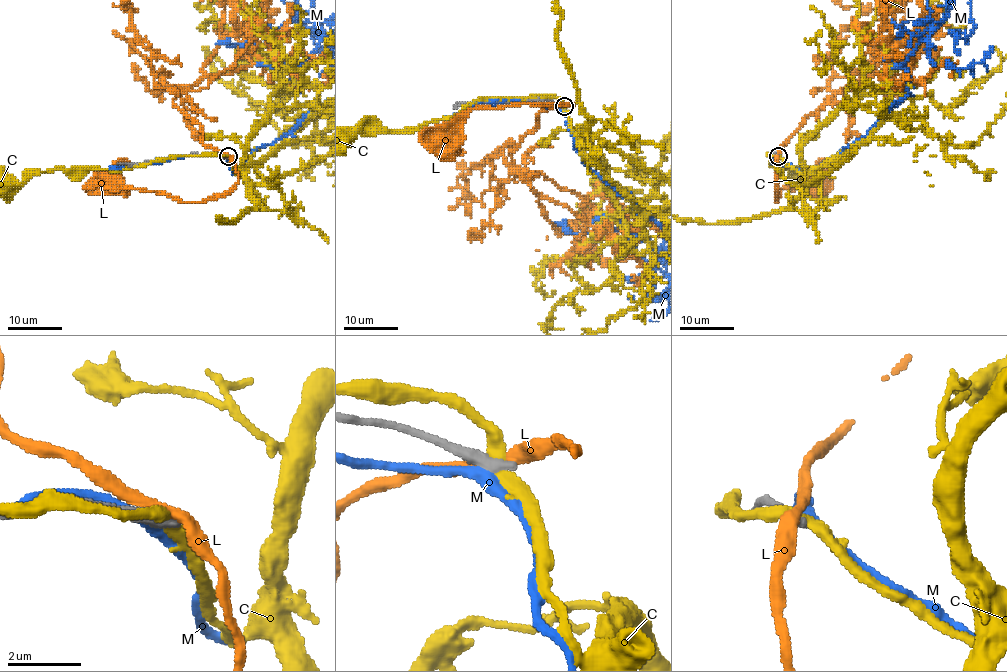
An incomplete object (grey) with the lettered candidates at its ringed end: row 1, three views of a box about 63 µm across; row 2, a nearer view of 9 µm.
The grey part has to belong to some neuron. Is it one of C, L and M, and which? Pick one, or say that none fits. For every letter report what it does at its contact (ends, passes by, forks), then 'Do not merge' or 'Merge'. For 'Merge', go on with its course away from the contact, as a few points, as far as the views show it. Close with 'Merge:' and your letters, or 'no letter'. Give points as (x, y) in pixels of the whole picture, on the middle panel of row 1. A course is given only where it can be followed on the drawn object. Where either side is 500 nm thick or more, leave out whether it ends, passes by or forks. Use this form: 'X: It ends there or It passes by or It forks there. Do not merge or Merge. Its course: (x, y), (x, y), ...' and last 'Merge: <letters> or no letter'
C: It passes by. Do not merge
L: It passes by. Do not merge
M: It passes by. Do not merge
Merge: no letter

